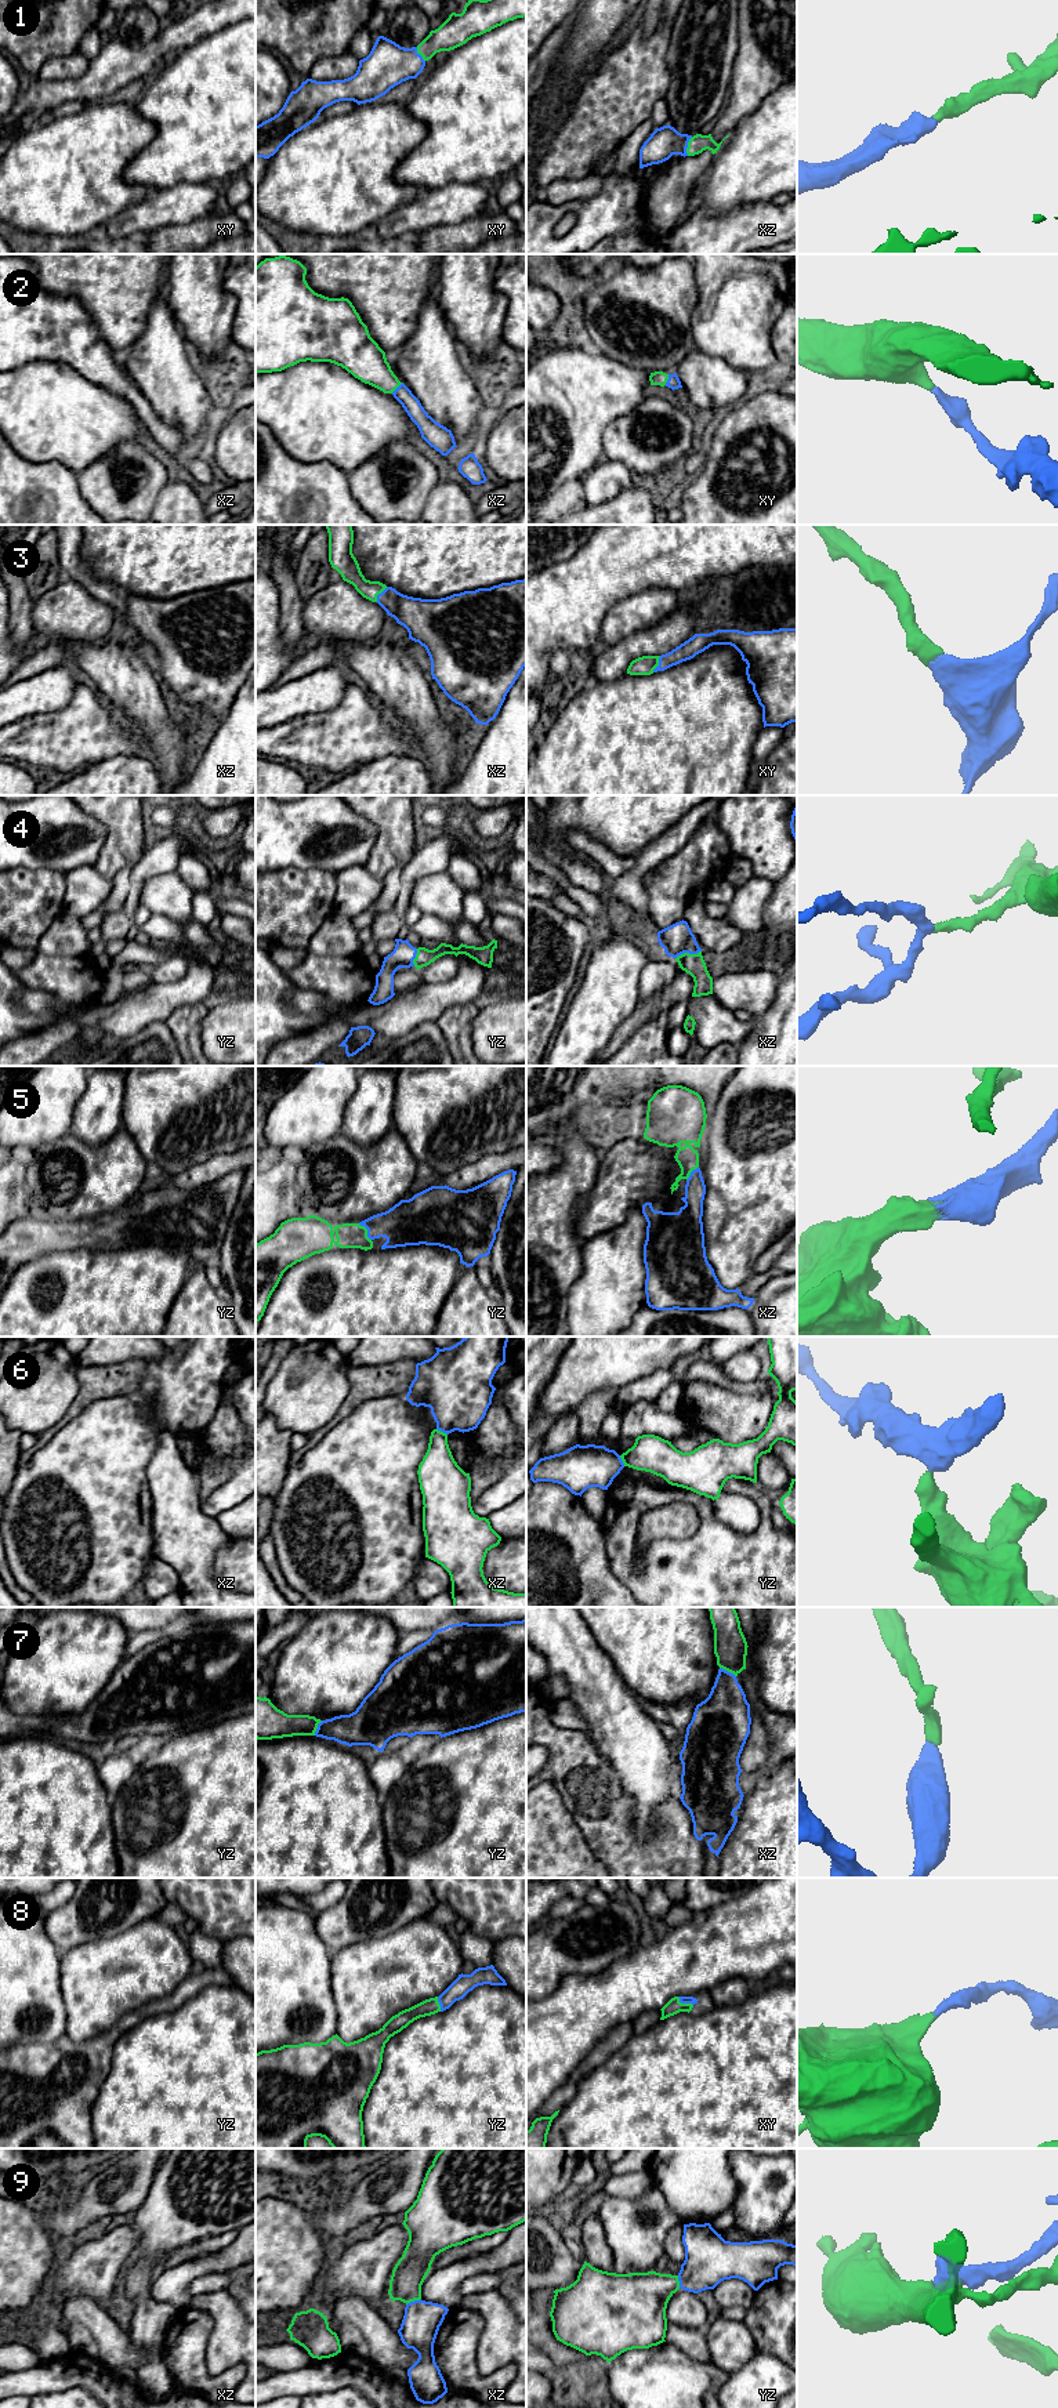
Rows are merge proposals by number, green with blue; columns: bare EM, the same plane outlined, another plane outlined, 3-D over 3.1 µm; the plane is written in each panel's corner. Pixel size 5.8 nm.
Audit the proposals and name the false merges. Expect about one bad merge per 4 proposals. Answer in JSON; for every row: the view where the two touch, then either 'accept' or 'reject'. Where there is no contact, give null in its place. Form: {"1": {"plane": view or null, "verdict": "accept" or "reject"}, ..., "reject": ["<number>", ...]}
{"1": {"plane": "xz", "verdict": "accept"}, "2": {"plane": "xz", "verdict": "accept"}, "3": {"plane": "xz", "verdict": "accept"}, "4": {"plane": "xz", "verdict": "accept"}, "5": {"plane": "yz", "verdict": "accept"}, "6": {"plane": "xz", "verdict": "reject"}, "7": {"plane": "xz", "verdict": "accept"}, "8": {"plane": "xy", "verdict": "accept"}, "9": {"plane": "xz", "verdict": "accept"}, "reject": ["6"]}

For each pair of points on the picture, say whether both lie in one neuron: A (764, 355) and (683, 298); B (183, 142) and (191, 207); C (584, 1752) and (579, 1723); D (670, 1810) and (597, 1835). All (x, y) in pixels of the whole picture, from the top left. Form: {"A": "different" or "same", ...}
{"A": "different", "B": "different", "C": "different", "D": "same"}

